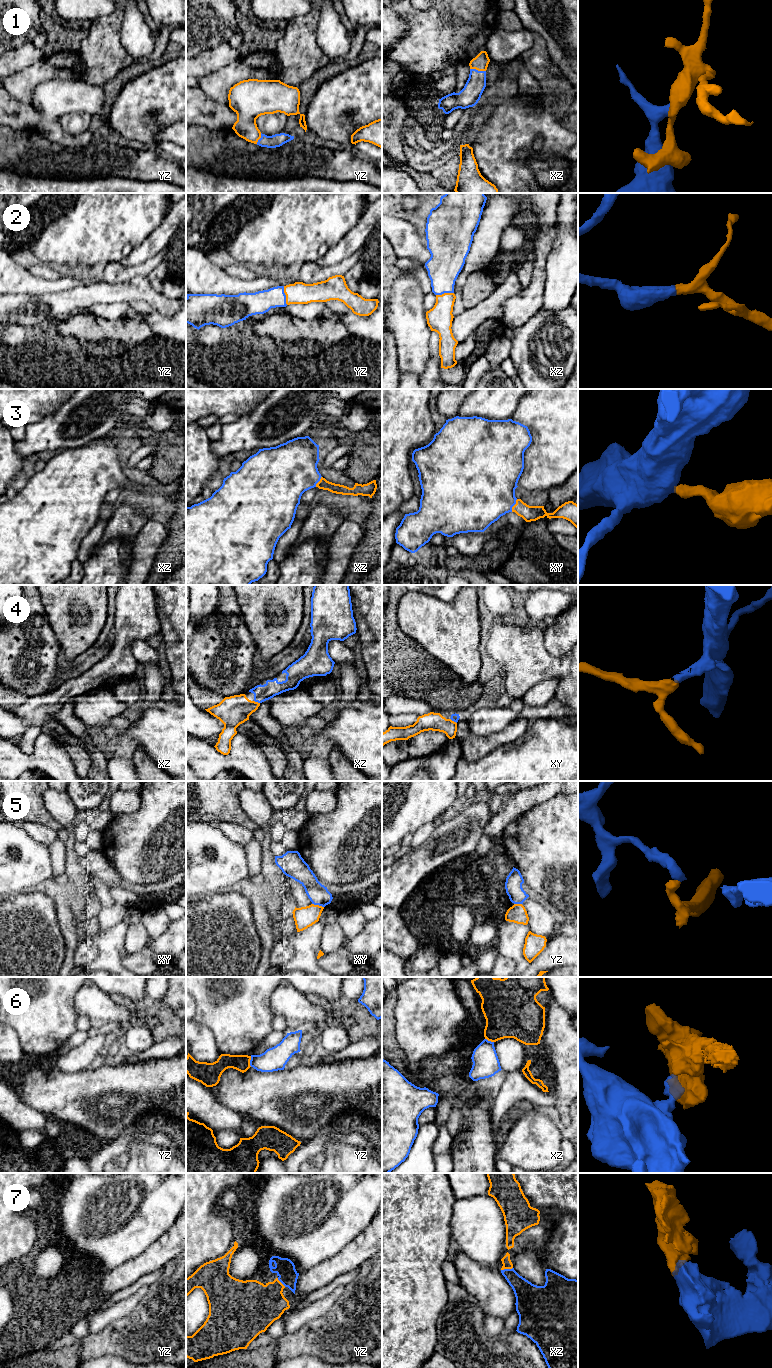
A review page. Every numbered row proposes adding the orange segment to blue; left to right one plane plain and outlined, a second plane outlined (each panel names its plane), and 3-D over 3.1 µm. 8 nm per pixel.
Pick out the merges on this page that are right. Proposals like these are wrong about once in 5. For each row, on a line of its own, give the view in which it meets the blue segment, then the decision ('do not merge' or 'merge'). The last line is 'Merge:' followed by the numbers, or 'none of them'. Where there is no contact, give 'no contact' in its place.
1: contact in xz; merge
2: contact in yz; merge
3: contact in xy; merge
4: contact in xy; merge
5: contact in xy; merge
6: contact in yz; do not merge
7: contact in xz; merge
Merge: 1, 2, 3, 4, 5, 7

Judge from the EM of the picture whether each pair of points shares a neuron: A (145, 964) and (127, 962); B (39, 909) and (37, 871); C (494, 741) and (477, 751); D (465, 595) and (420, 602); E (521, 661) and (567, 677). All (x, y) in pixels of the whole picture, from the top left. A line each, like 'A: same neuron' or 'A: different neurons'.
A: same neuron
B: different neurons
C: same neuron
D: same neuron
E: same neuron

